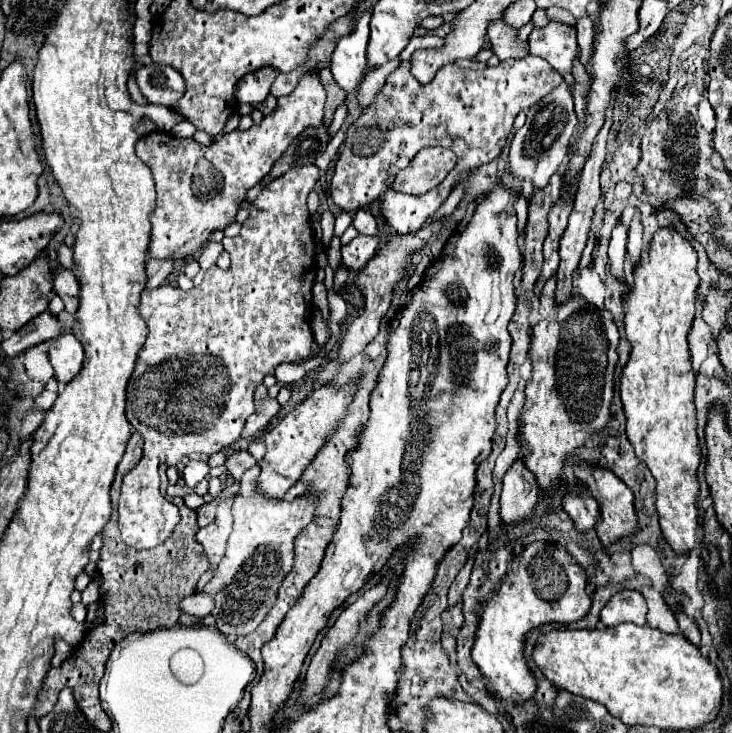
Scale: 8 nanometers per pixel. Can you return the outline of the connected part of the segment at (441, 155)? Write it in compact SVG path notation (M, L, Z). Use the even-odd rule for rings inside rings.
M423 148L407 168L403 168L393 184L391 190L397 192L427 192L439 186L445 176L457 164L457 156L449 148Z

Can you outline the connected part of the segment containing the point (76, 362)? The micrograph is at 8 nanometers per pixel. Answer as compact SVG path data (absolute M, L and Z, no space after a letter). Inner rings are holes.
M61 334L51 340L49 362L55 368L55 378L61 384L67 384L79 370L83 362L83 346L73 338L73 334Z

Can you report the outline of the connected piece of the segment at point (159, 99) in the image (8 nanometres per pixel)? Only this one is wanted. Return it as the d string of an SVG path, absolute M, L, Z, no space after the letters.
M151 64L137 70L137 84L141 94L149 100L149 104L161 104L173 108L173 102L185 94L185 80L181 74L163 64Z

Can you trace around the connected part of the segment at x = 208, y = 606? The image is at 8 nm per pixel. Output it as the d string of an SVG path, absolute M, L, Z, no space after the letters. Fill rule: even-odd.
M197 592L197 594L191 594L191 596L183 598L183 600L179 602L179 606L181 606L181 610L187 612L187 614L193 614L193 616L203 618L203 616L209 616L209 614L213 612L215 600L213 600L213 596L205 594L205 592Z

